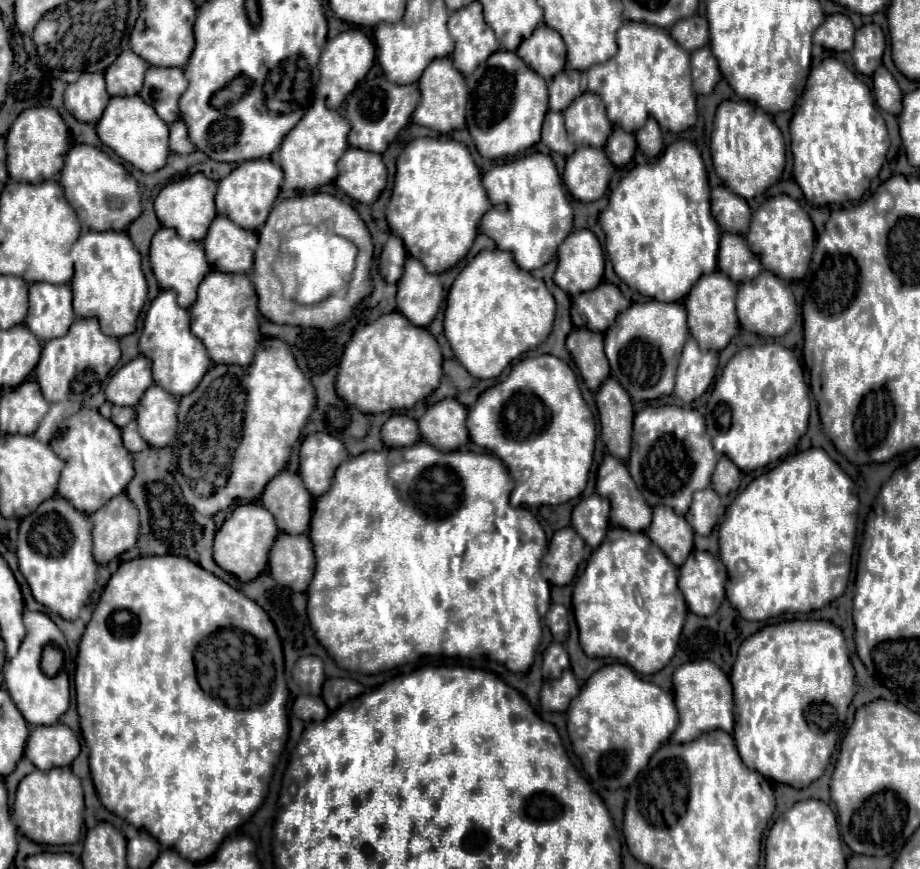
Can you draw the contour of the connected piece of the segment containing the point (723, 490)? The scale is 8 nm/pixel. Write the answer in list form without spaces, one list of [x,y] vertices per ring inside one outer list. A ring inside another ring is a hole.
[[[720,456],[718,464],[716,464],[716,470],[712,474],[712,488],[720,496],[726,496],[728,492],[738,490],[740,478],[742,478],[742,474],[736,468],[736,464],[732,464],[732,460],[728,460],[726,456]]]

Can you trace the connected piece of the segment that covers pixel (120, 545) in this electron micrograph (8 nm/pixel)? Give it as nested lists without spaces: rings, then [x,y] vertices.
[[[126,494],[114,496],[90,516],[94,558],[98,564],[108,564],[122,552],[136,546],[138,540],[138,512]]]

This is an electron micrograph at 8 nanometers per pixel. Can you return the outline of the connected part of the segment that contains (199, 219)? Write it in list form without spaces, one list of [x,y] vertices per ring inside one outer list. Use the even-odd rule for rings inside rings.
[[[192,174],[192,176],[180,178],[160,190],[158,198],[154,200],[156,216],[162,226],[174,228],[180,238],[200,242],[200,240],[204,240],[210,222],[216,218],[214,196],[216,196],[216,182],[206,178],[204,174]]]

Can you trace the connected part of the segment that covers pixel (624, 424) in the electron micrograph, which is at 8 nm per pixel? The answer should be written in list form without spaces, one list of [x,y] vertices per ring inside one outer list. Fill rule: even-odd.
[[[608,378],[596,392],[596,406],[600,414],[602,442],[606,450],[618,460],[628,460],[634,416],[628,392],[620,388],[618,380]]]

